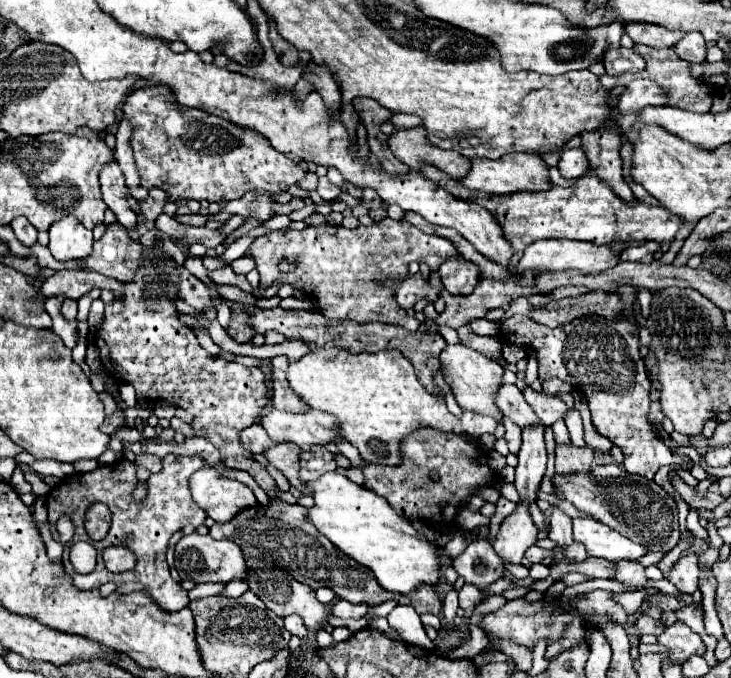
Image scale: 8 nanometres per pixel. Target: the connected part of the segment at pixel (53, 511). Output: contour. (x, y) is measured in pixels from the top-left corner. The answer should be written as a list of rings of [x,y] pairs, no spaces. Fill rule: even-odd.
[[[167,455],[163,457],[163,469],[157,475],[151,475],[147,479],[147,497],[143,501],[133,499],[133,491],[139,483],[135,475],[135,465],[129,463],[127,459],[113,463],[113,465],[103,465],[97,471],[81,473],[77,475],[77,481],[65,481],[55,489],[55,497],[47,497],[47,509],[49,509],[49,525],[51,525],[51,535],[55,541],[59,541],[59,533],[55,529],[55,523],[61,515],[69,515],[75,523],[75,535],[73,543],[77,541],[91,541],[85,527],[83,527],[83,509],[87,509],[93,503],[105,503],[109,505],[113,513],[111,529],[103,541],[91,541],[93,547],[97,549],[97,565],[89,575],[77,575],[71,561],[69,561],[69,543],[65,545],[63,553],[63,567],[69,575],[73,575],[73,583],[77,589],[97,589],[103,583],[113,581],[117,585],[117,593],[133,593],[133,591],[147,591],[165,611],[179,611],[189,605],[187,591],[181,587],[179,581],[175,581],[169,573],[167,561],[165,561],[165,551],[171,535],[185,525],[201,525],[207,517],[207,513],[193,501],[191,491],[189,491],[189,477],[207,467],[207,463],[201,457],[179,457],[179,455]],[[109,545],[125,545],[137,555],[137,565],[133,571],[127,573],[111,573],[107,571],[101,553]]]

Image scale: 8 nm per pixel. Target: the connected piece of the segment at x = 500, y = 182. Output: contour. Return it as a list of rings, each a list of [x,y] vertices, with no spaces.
[[[511,153],[511,157],[501,157],[499,161],[491,159],[471,159],[471,171],[461,183],[467,189],[475,189],[487,195],[509,195],[519,191],[547,191],[551,189],[549,169],[541,157],[535,153]]]

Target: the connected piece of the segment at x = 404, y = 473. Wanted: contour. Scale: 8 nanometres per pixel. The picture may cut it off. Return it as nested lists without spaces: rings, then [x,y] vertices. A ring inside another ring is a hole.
[[[417,429],[411,437],[405,437],[401,443],[403,463],[397,467],[387,465],[367,465],[361,467],[365,475],[365,487],[385,497],[389,505],[403,517],[419,515],[437,523],[439,519],[449,523],[455,519],[457,511],[463,507],[475,489],[495,483],[495,473],[487,465],[487,455],[479,453],[479,447],[465,441],[465,435],[443,435],[435,429]],[[437,471],[439,481],[431,481],[429,473]]]

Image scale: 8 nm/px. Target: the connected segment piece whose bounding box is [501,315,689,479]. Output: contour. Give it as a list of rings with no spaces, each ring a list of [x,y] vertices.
[[[513,315],[503,321],[501,335],[507,343],[529,347],[537,353],[539,377],[557,377],[577,387],[587,399],[595,429],[623,449],[623,467],[631,475],[653,479],[653,475],[671,463],[689,461],[685,455],[673,453],[655,433],[647,419],[651,381],[639,353],[639,327],[631,321],[607,321],[601,317],[575,319],[565,327],[545,327],[529,317]]]

